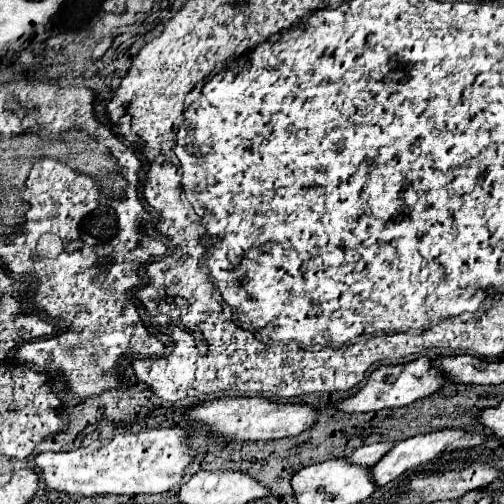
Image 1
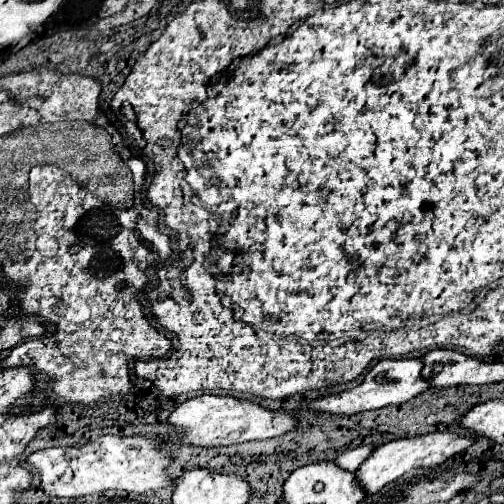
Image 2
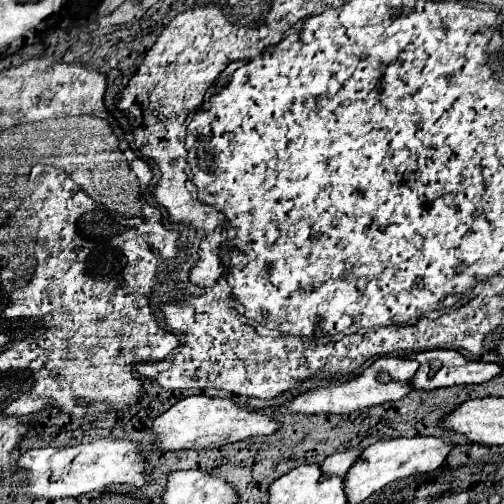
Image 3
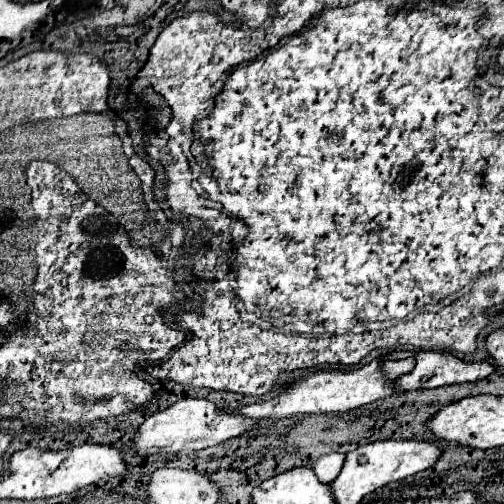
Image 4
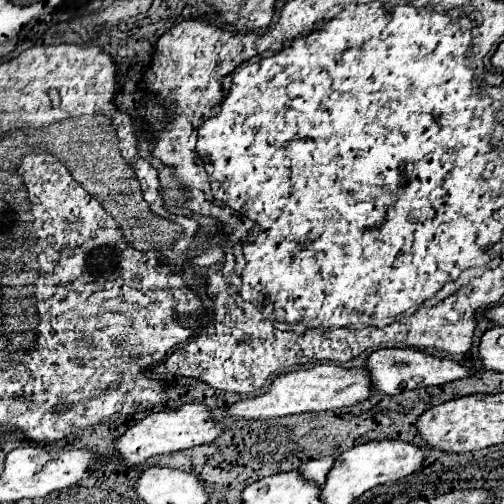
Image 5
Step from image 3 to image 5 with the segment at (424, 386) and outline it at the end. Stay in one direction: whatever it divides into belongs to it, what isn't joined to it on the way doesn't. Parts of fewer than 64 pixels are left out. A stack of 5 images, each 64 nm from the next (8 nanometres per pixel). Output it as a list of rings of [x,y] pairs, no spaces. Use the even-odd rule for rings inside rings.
[[[406,348],[376,350],[368,358],[368,368],[372,368],[372,380],[376,380],[376,388],[380,388],[380,392],[384,394],[398,394],[404,390],[414,390],[418,386],[440,386],[446,382],[472,376],[472,368],[462,366],[450,358],[436,358],[420,350],[406,350]]]

